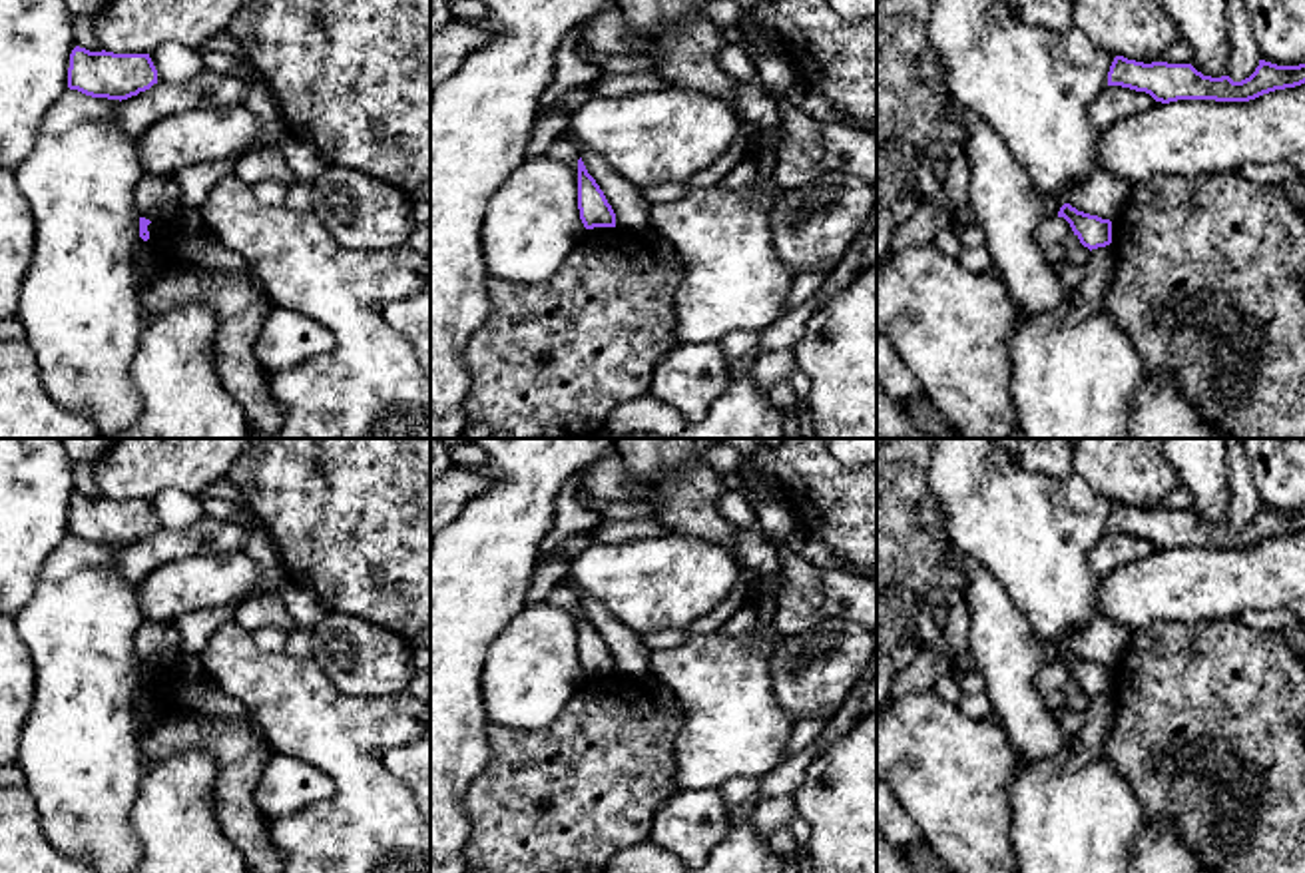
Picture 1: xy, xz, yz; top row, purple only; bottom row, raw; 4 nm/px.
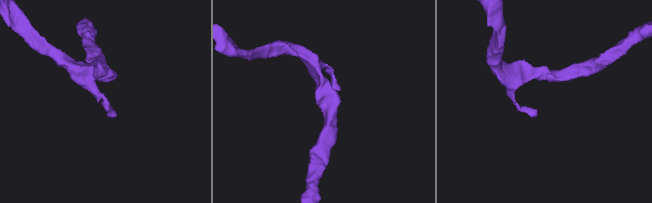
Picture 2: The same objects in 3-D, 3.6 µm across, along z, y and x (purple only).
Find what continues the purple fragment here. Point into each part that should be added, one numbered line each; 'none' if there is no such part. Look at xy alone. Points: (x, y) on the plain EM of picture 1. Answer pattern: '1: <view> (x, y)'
none

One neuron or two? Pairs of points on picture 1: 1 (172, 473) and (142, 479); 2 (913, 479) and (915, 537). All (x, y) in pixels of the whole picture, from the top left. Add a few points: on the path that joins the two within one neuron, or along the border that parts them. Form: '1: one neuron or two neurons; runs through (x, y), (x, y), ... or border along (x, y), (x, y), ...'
1: one neuron; runs through (164, 473), (150, 473)
2: one neuron; runs through (913, 493), (913, 523)

